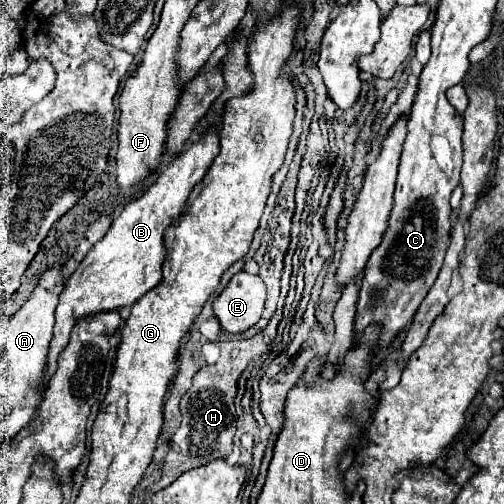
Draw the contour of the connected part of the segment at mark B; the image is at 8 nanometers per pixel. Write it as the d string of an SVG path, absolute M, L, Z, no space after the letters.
M208 127L182 155L178 155L158 177L156 181L148 187L148 191L144 195L140 195L138 199L130 201L124 205L122 213L114 219L112 227L108 229L108 233L104 235L102 241L98 241L88 255L84 257L84 261L78 265L78 269L70 275L70 281L66 283L62 295L60 295L60 303L56 307L56 325L54 325L54 339L50 343L50 353L48 353L48 367L46 367L46 381L52 377L52 373L56 371L56 359L60 355L60 351L68 345L70 339L70 329L76 323L76 319L98 313L98 311L114 311L114 309L122 309L126 305L136 303L144 293L148 293L152 287L156 287L162 279L162 265L166 259L166 245L164 245L164 231L168 225L172 225L180 215L182 209L186 205L186 199L192 193L192 187L196 187L204 175L208 173L212 161L216 159L220 151L220 129Z

